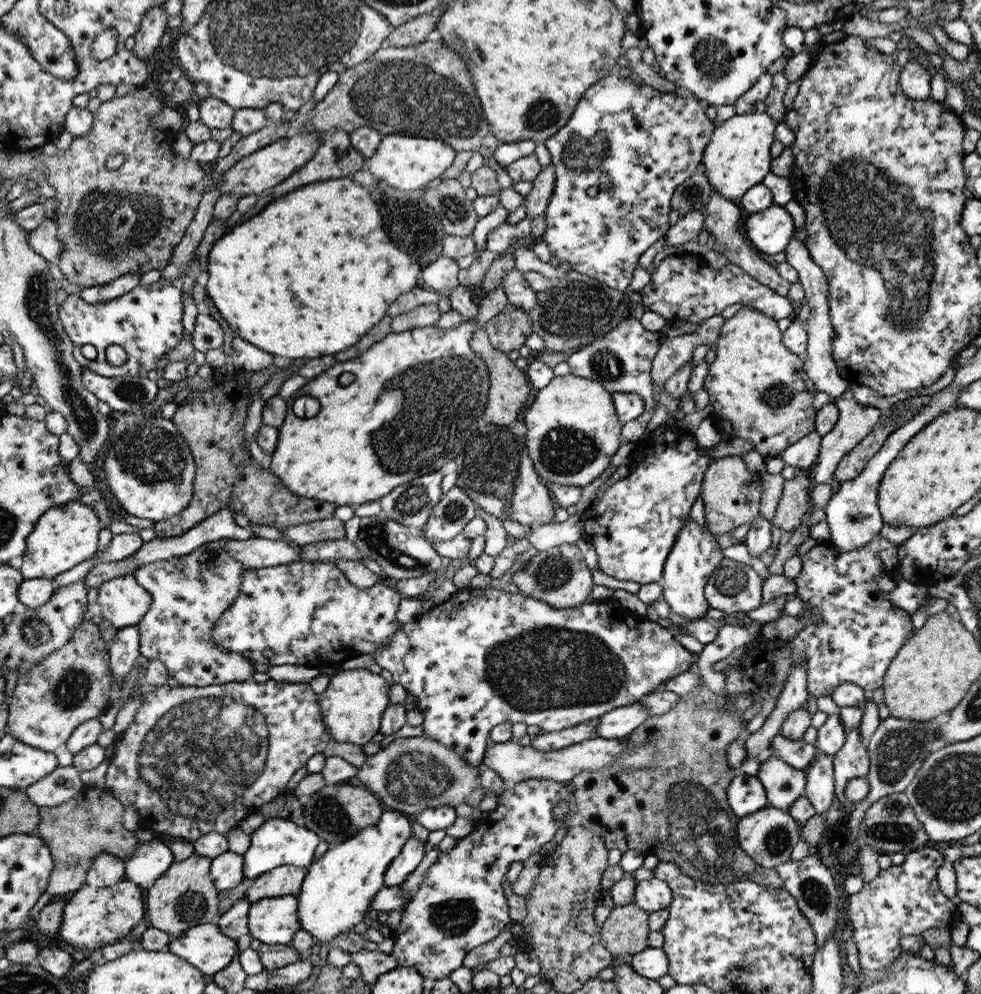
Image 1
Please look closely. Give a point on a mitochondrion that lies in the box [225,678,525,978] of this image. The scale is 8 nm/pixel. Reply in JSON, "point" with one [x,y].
{"point":[417,777]}

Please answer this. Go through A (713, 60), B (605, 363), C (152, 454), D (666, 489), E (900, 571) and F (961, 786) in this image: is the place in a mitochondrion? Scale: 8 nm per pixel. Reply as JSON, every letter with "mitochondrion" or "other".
{"A":"mitochondrion","B":"mitochondrion","C":"mitochondrion","D":"mitochondrion","E":"other","F":"mitochondrion"}

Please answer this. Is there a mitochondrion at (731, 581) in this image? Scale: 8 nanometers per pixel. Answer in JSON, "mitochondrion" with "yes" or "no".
{"mitochondrion":"yes"}

